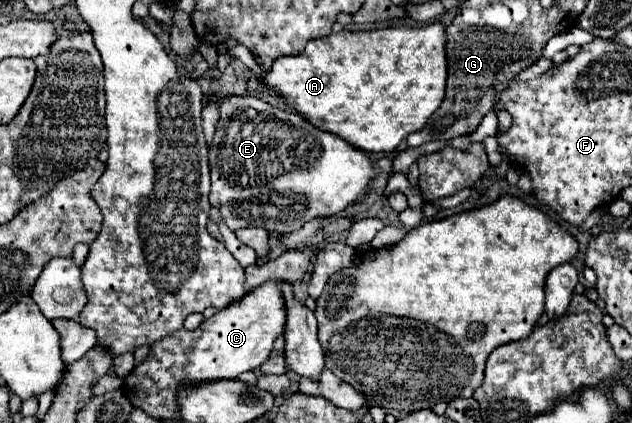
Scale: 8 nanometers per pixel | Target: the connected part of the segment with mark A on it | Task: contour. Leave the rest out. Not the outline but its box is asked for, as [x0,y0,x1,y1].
[248,23,446,153]

